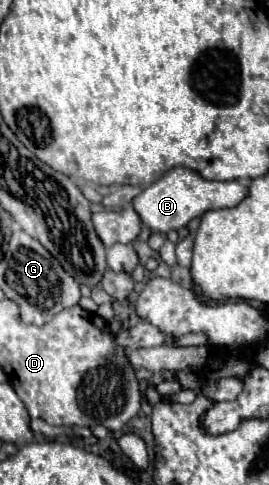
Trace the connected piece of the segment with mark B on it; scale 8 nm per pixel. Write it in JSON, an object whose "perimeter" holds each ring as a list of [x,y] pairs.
{"perimeter":[[[174,167],[134,199],[134,209],[146,227],[156,233],[168,233],[170,229],[186,227],[190,219],[202,217],[206,211],[236,207],[246,195],[248,187],[238,181],[208,181],[188,167]]]}

